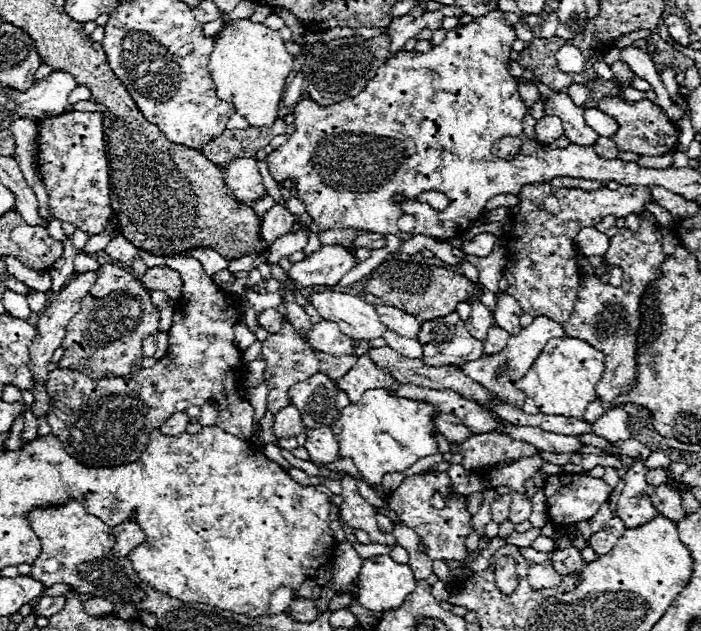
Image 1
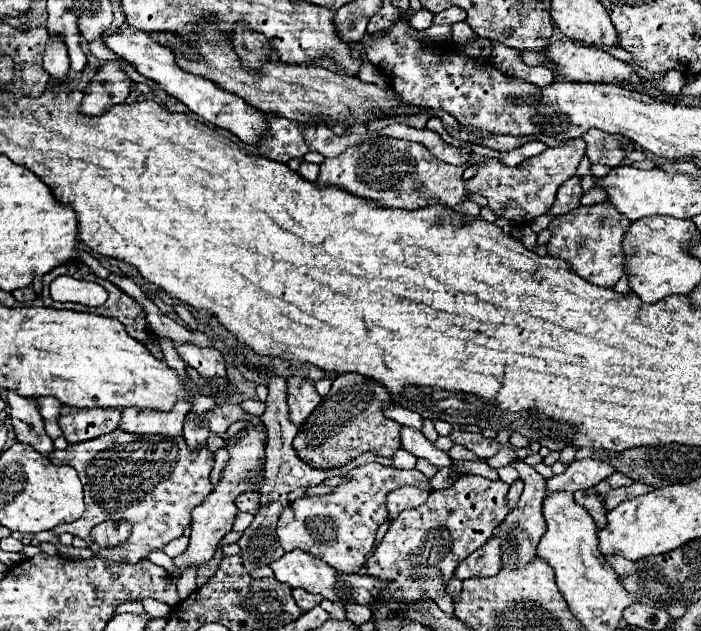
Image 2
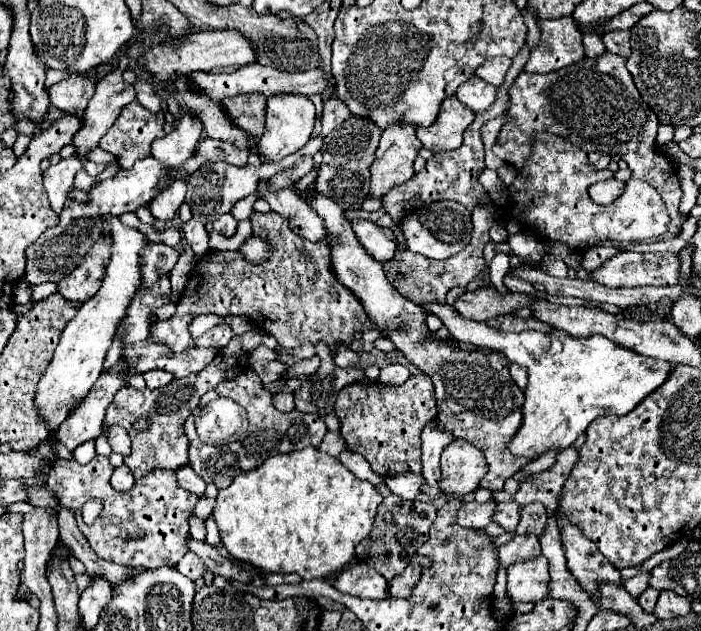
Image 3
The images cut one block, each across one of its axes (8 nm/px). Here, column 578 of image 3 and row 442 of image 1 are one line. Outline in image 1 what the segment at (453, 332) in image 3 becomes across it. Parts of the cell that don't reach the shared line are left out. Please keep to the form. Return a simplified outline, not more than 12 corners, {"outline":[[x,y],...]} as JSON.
{"outline":[[368,390],[332,424],[368,486],[438,452],[436,408]]}

